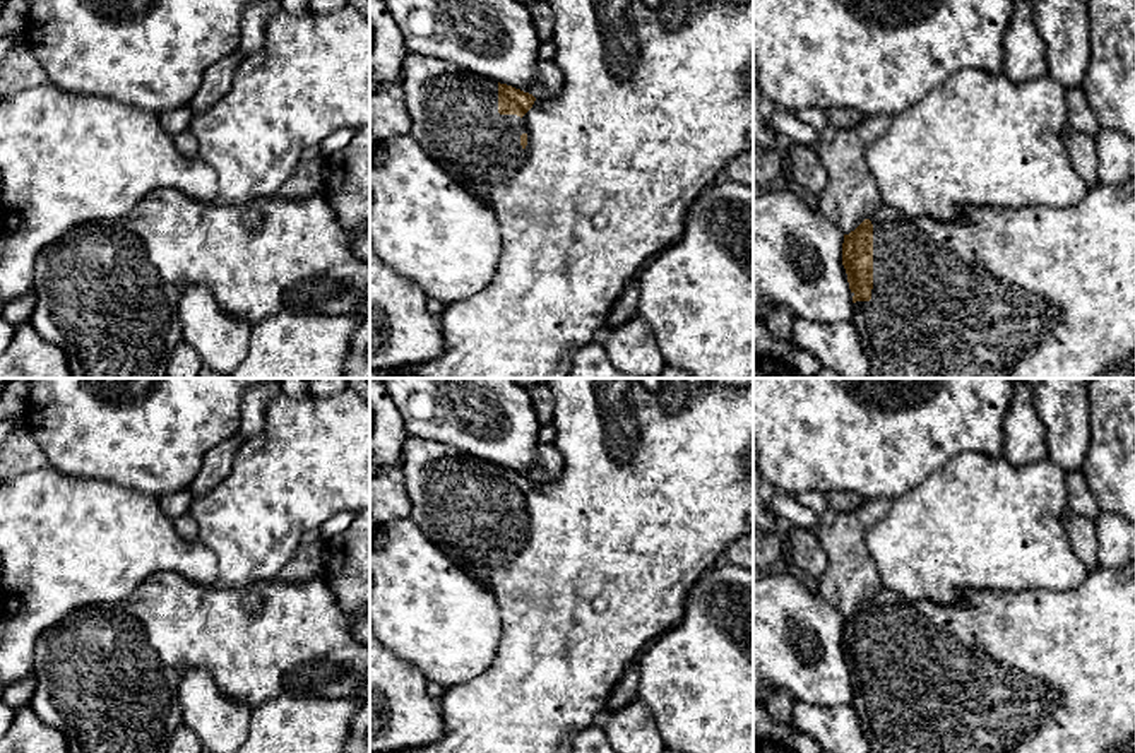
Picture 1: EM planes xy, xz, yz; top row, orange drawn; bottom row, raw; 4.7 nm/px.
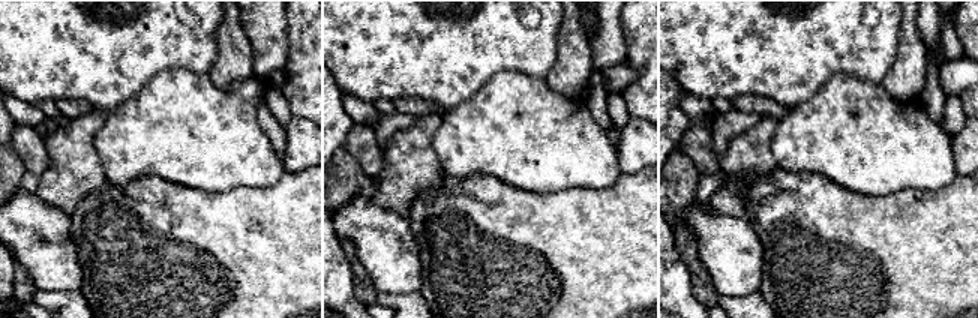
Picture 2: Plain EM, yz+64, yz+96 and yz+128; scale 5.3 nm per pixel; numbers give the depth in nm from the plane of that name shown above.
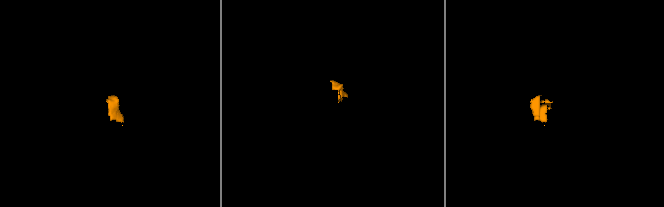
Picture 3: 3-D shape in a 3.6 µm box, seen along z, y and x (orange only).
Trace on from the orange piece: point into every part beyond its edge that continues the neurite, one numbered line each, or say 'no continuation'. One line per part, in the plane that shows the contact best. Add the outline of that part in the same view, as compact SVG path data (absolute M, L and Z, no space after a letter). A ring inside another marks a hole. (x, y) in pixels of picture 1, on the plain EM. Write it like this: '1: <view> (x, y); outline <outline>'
1: yz (1038, 671); outline M1135 561L1118 570L1097 566L1070 592L1032 589L1022 592L971 590L962 604L940 606L907 601L883 589L873 608L873 673L870 685L856 685L853 703L870 753L1135 753Z

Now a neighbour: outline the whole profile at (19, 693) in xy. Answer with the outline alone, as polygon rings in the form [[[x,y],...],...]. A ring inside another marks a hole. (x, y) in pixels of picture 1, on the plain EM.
[[[31,674],[31,676],[26,676],[22,679],[10,683],[3,690],[2,698],[15,712],[22,707],[29,707],[34,690],[36,690],[36,679]]]

